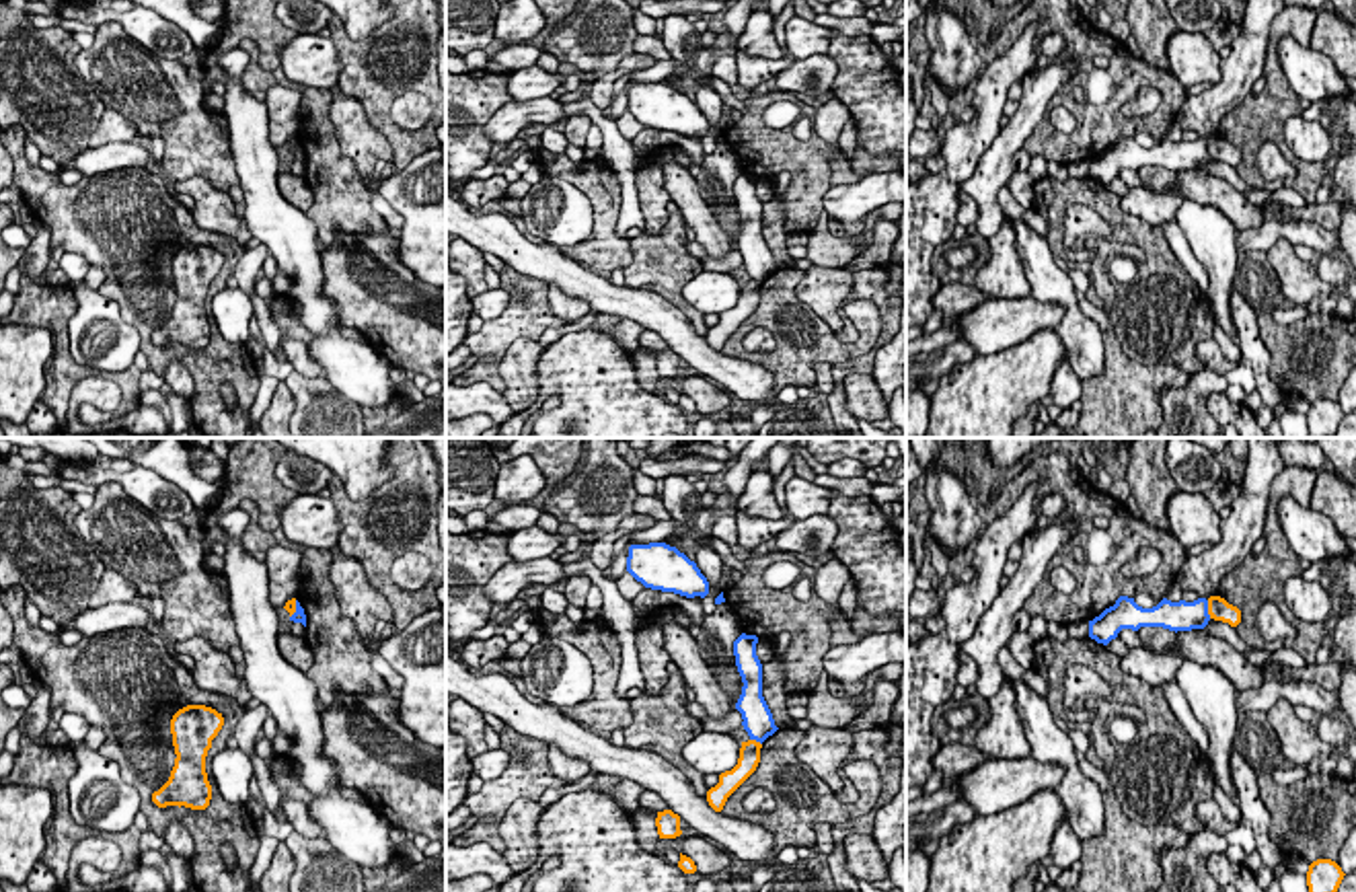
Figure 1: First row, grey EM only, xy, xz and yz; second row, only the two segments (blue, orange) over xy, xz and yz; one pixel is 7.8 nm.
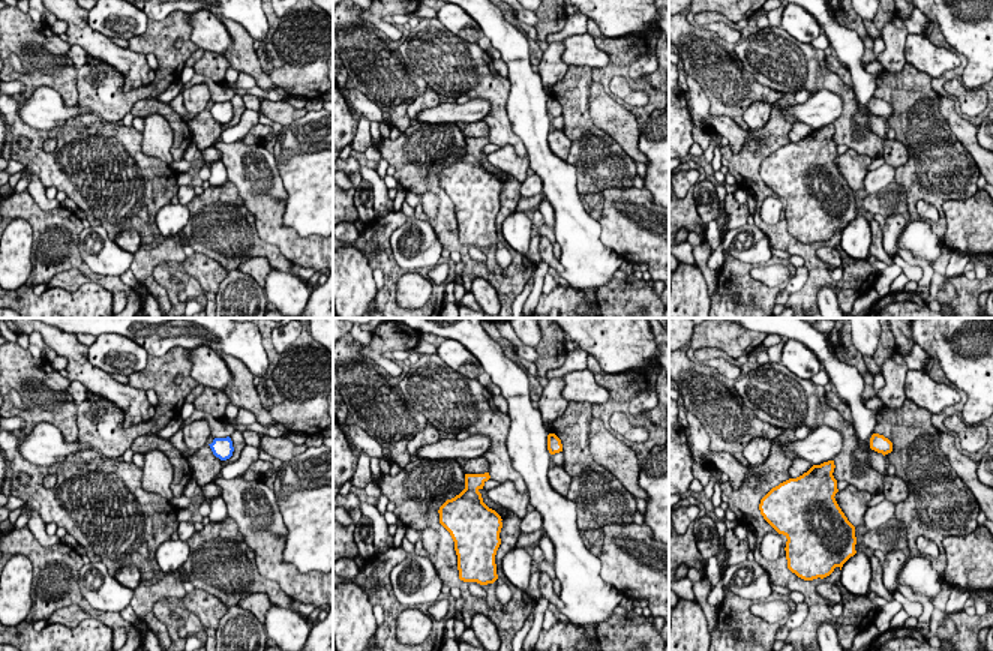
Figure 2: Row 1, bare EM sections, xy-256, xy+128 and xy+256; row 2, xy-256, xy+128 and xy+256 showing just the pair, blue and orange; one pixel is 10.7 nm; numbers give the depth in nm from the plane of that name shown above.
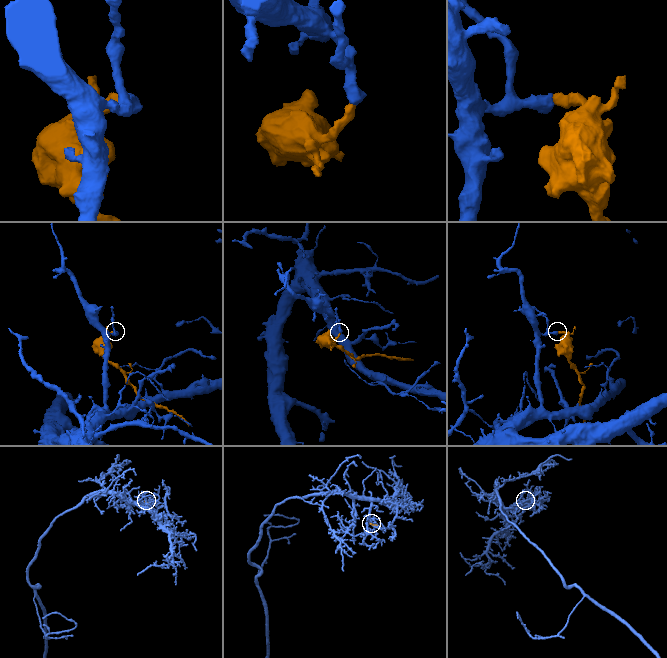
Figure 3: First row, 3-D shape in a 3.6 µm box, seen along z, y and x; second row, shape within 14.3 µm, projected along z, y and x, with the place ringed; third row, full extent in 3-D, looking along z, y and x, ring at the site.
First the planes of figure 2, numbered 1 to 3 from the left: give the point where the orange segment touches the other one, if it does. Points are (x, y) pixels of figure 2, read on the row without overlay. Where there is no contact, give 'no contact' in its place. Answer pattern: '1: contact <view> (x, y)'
1: no contact
2: no contact
3: no contact

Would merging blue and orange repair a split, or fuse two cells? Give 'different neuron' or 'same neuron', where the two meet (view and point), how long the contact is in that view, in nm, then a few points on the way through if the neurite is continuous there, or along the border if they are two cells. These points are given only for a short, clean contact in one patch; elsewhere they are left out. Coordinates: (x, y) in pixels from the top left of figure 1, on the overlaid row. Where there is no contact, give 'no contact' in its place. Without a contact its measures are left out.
different neuron; meets blue in yz at (1207, 609); contact 150 nm long; border along yz (1207, 601), (1211, 617)

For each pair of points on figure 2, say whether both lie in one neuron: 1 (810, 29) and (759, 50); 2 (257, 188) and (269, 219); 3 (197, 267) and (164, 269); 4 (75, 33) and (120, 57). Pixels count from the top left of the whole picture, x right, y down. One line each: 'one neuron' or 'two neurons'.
1: two neurons
2: one neuron
3: one neuron
4: one neuron

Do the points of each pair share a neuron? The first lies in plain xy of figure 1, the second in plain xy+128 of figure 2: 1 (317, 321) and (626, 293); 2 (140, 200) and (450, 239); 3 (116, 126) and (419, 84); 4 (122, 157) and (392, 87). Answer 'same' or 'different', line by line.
1: different
2: same
3: different
4: different

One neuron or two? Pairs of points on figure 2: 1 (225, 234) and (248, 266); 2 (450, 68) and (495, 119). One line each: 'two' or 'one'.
1: two
2: one

